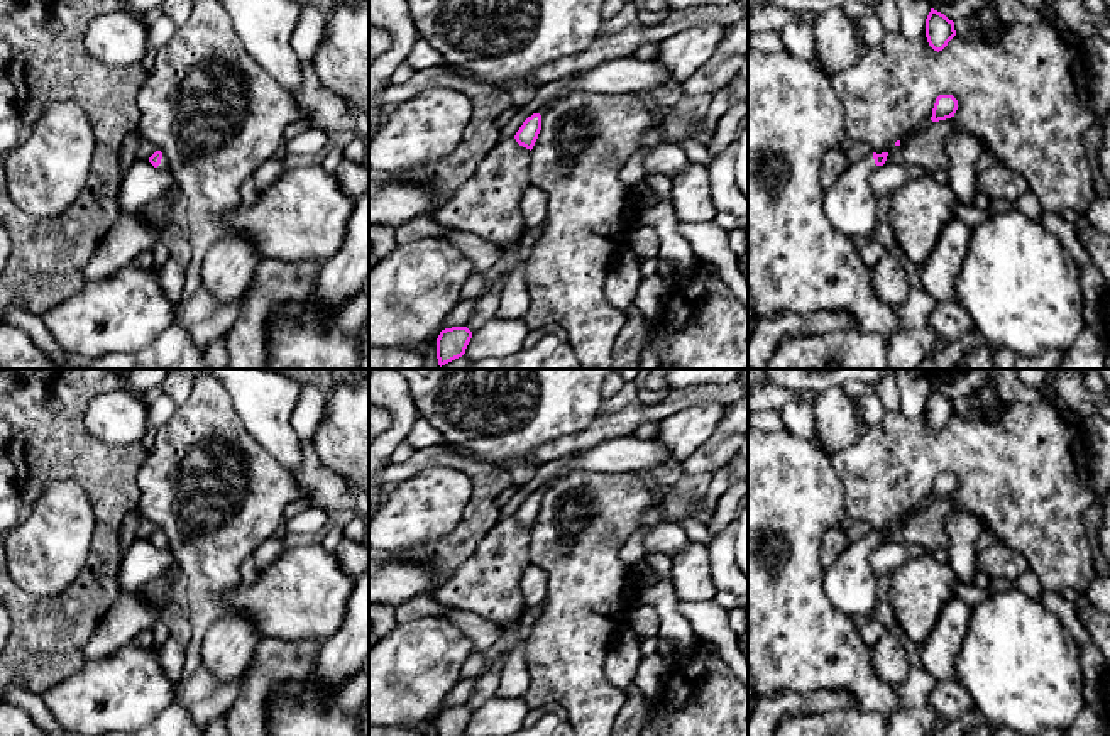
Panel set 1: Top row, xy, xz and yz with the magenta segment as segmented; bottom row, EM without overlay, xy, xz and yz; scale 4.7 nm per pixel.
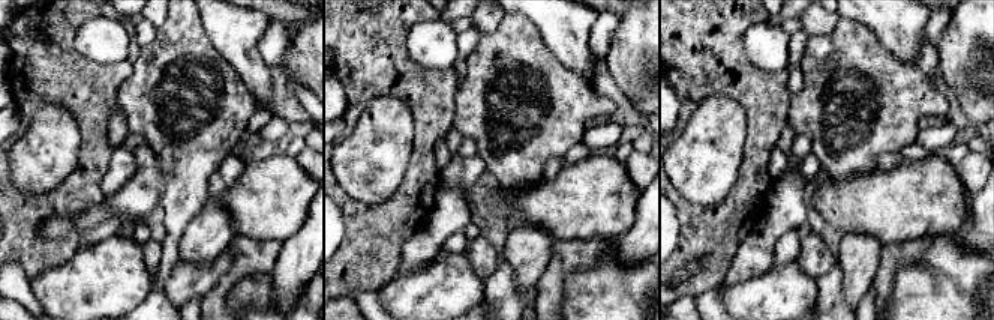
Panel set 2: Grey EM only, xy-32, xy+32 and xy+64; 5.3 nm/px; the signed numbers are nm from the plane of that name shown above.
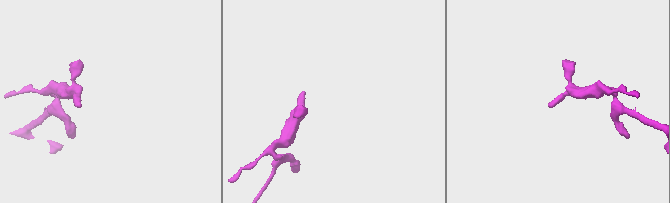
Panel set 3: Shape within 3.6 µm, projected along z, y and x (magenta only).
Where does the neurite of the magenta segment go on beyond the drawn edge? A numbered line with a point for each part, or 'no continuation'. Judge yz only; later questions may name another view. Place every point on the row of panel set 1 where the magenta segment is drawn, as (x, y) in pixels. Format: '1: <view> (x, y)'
1: yz (850, 205)

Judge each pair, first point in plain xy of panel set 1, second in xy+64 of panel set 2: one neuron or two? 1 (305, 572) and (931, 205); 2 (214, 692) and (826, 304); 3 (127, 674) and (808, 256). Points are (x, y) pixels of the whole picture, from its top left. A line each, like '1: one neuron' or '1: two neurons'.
1: one neuron
2: one neuron
3: two neurons

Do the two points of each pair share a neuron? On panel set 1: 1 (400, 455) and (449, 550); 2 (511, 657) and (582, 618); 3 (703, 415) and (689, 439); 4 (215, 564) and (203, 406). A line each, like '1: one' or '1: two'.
1: two
2: two
3: one
4: one

